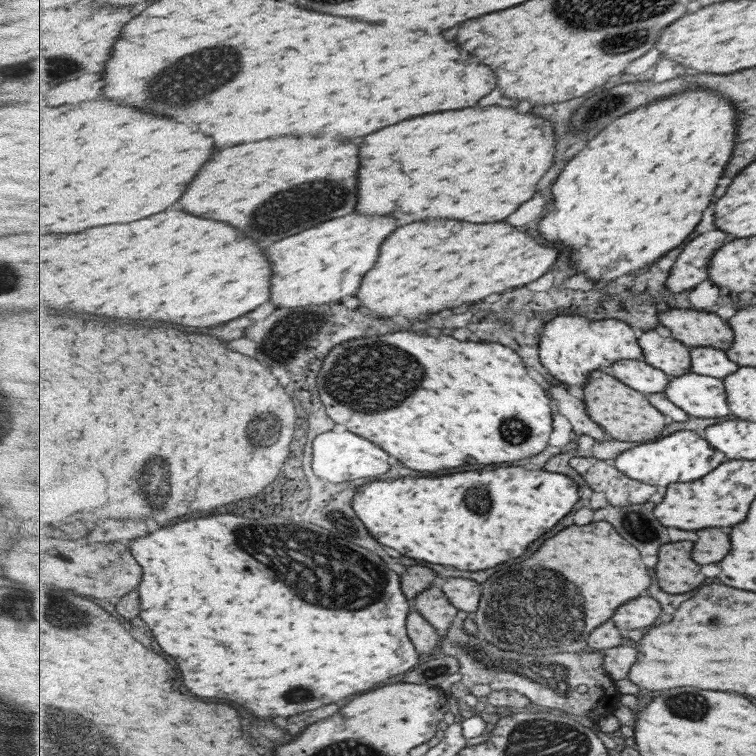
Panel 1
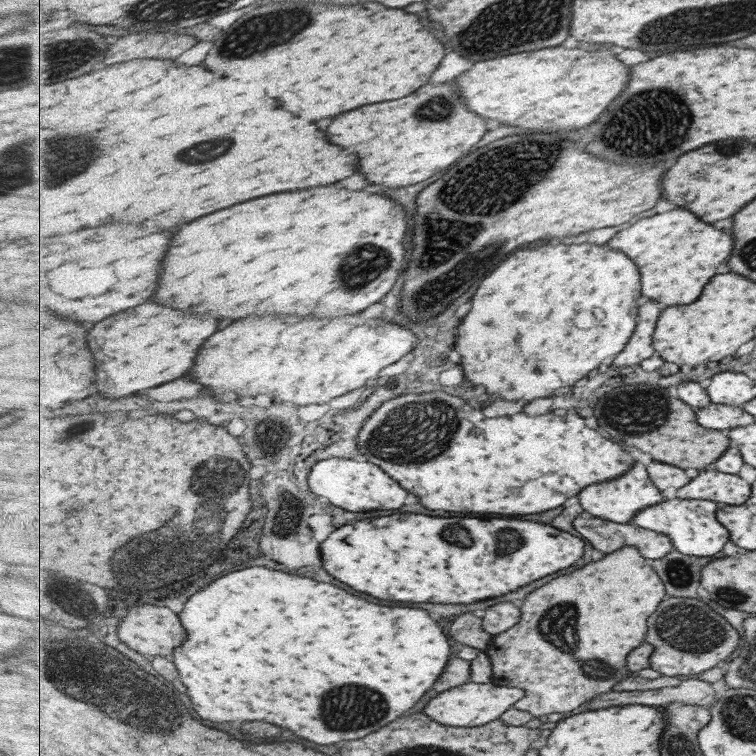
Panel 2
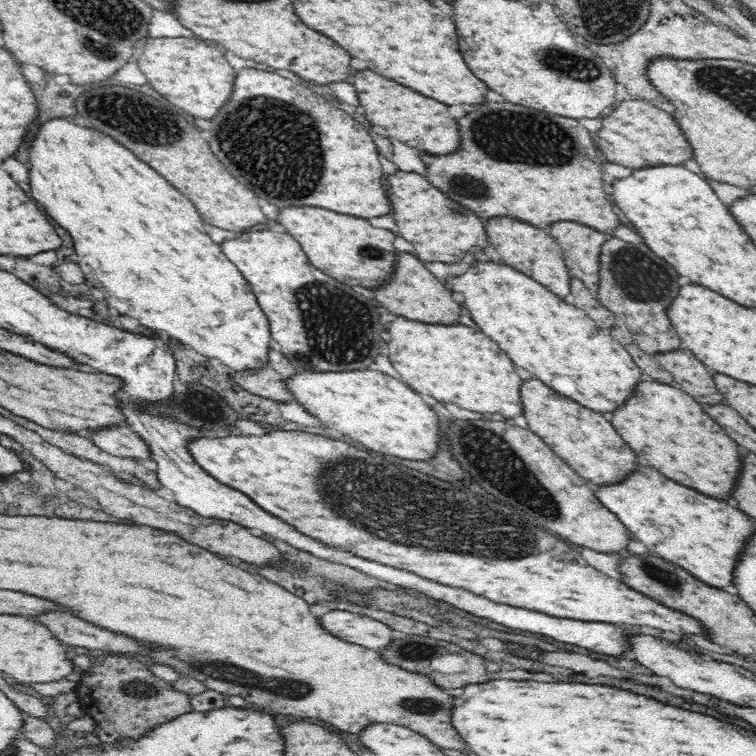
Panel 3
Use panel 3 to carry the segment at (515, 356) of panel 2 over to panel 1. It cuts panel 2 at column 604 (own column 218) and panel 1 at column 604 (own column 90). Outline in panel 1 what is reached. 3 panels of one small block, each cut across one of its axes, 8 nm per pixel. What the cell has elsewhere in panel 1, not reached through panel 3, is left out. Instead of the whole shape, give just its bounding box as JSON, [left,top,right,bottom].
[540,88,738,287]

